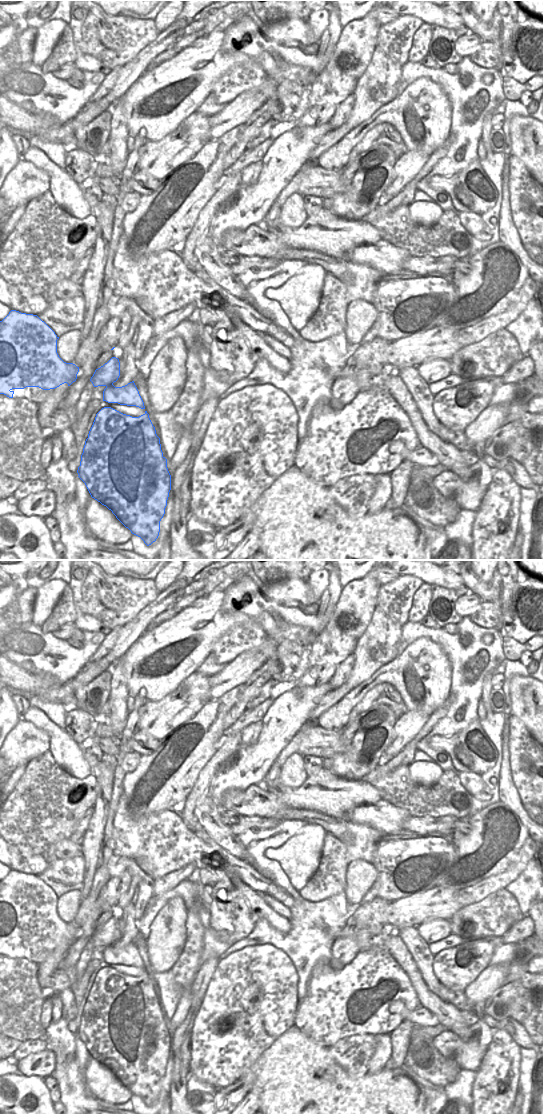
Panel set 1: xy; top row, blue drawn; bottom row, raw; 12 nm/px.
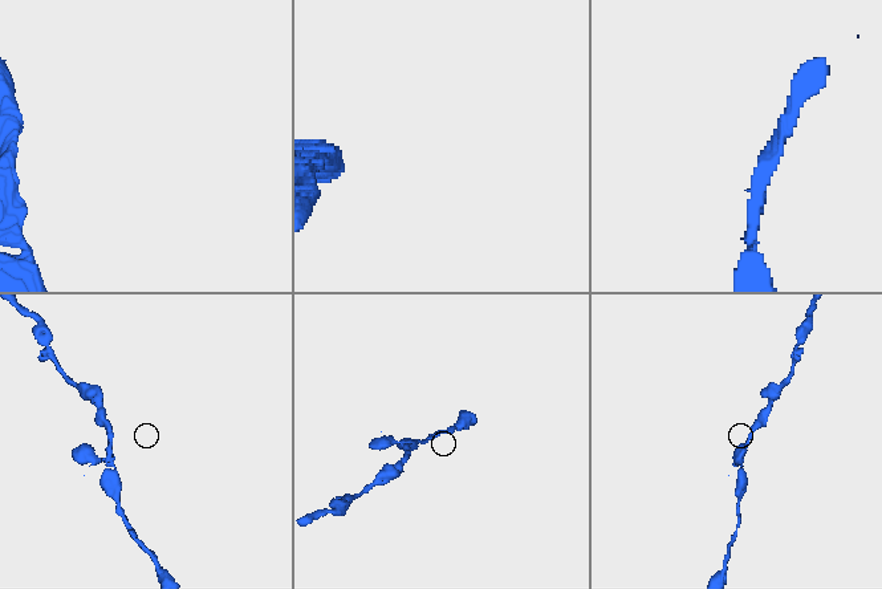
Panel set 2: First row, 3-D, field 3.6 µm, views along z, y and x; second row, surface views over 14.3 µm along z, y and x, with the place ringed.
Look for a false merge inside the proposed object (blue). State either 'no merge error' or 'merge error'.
merge error

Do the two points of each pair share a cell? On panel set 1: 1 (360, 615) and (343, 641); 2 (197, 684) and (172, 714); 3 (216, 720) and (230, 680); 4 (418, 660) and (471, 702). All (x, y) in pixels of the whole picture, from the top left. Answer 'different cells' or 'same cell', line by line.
1: same cell
2: same cell
3: different cells
4: different cells

